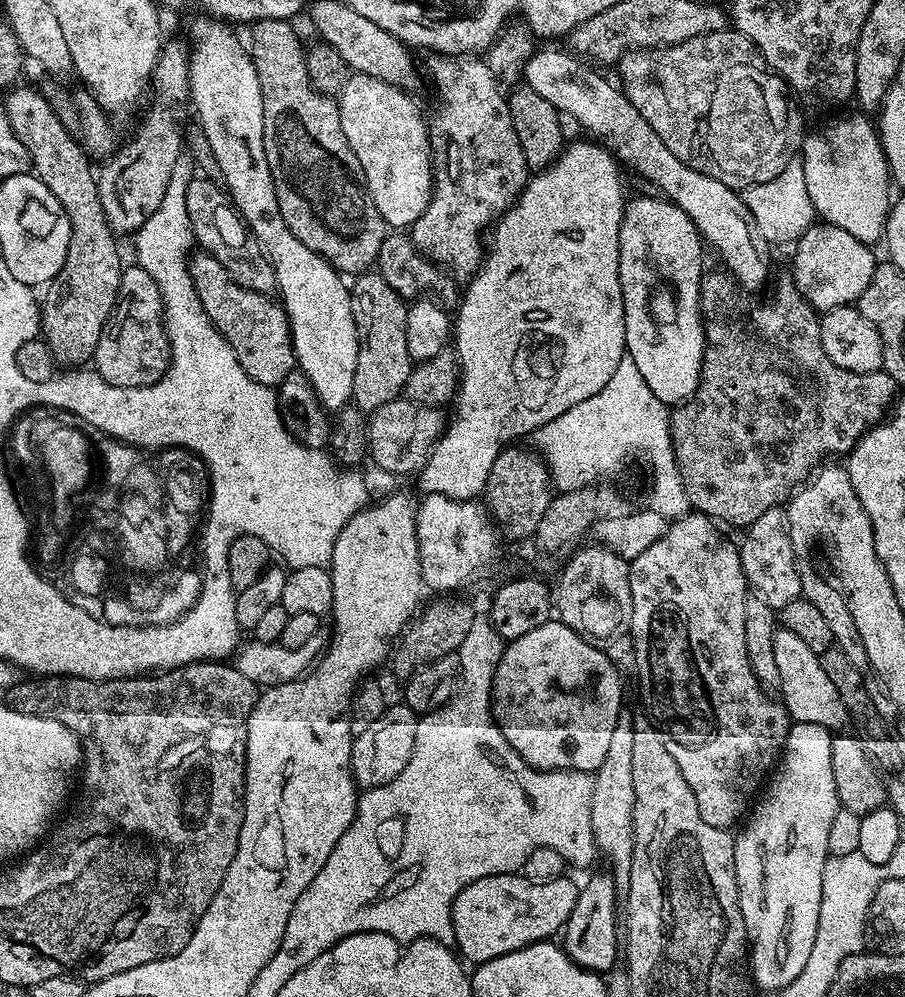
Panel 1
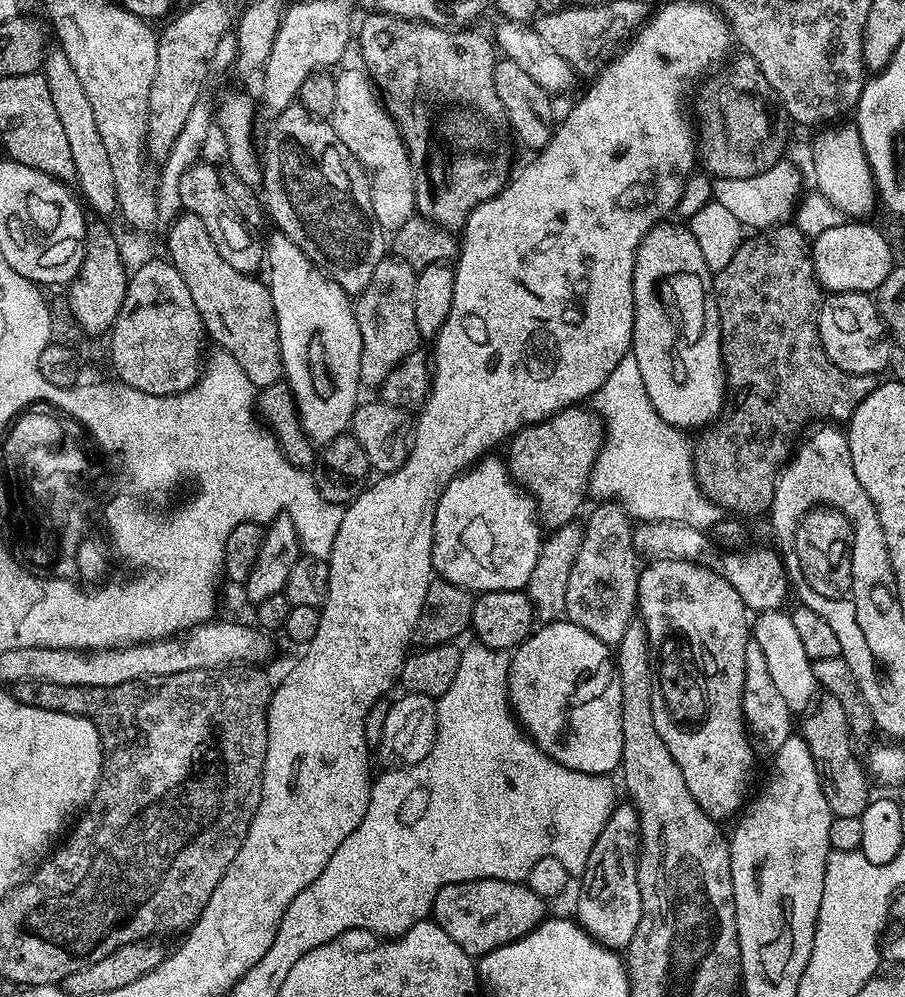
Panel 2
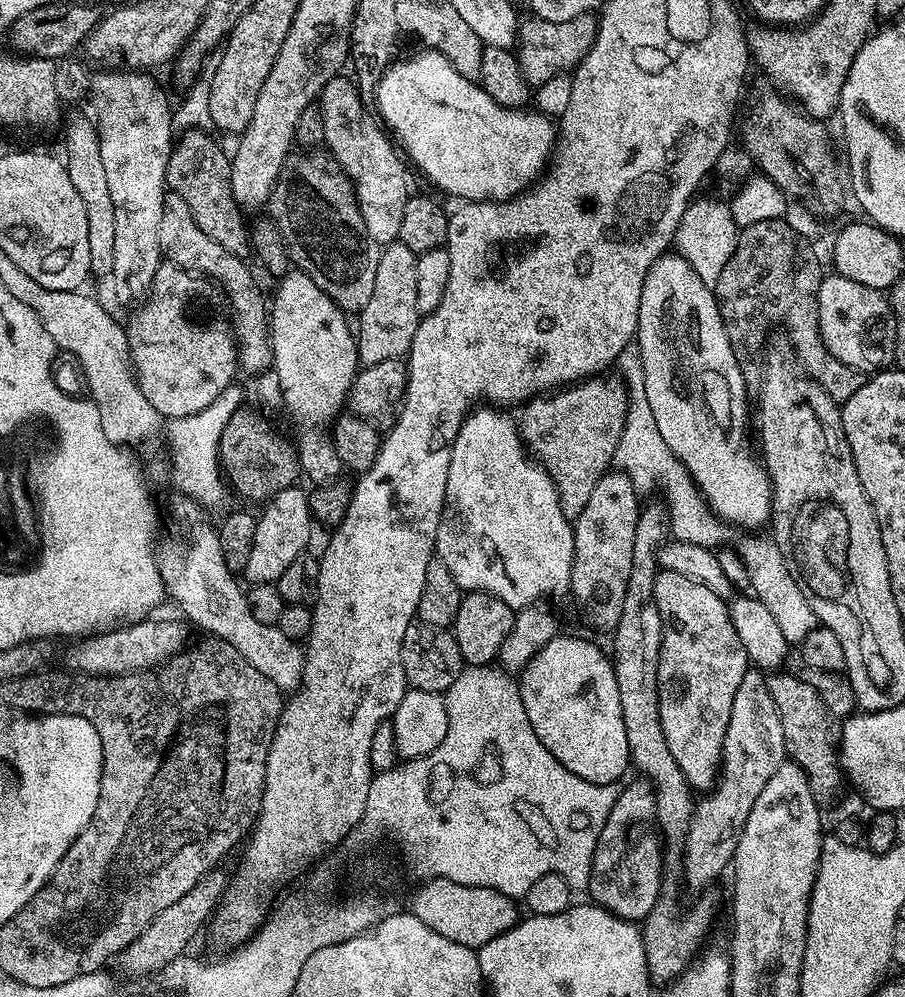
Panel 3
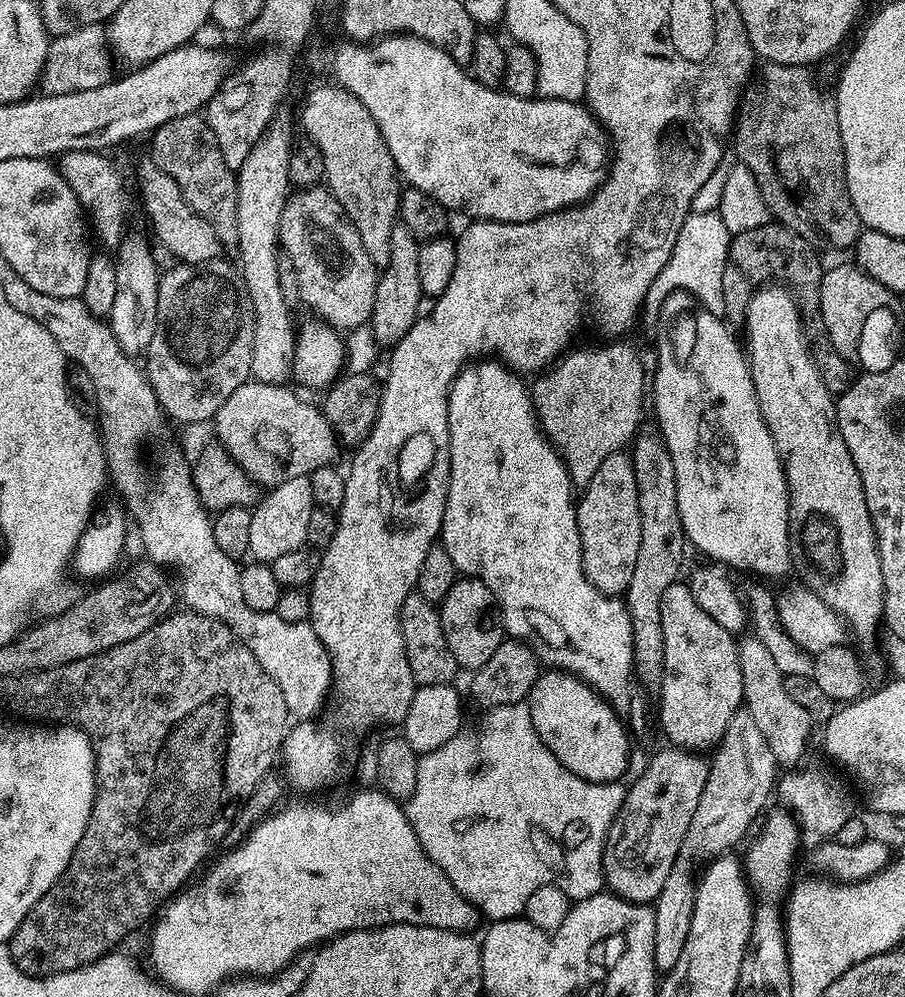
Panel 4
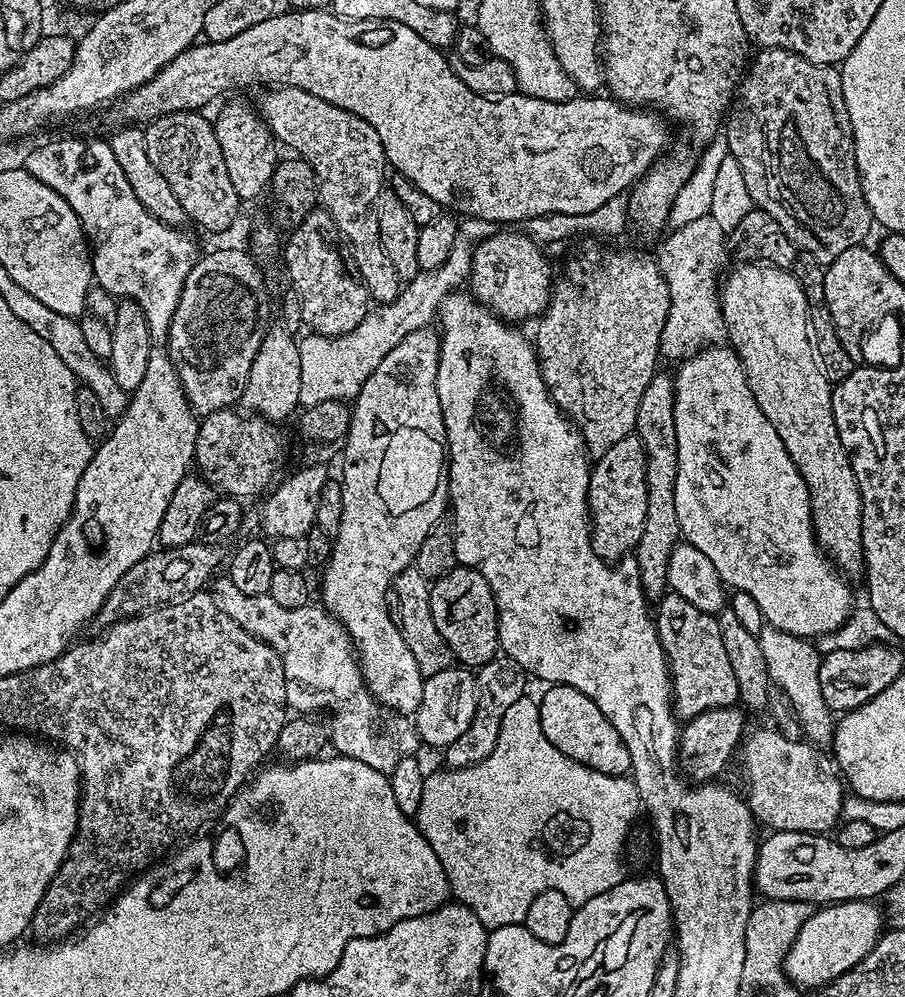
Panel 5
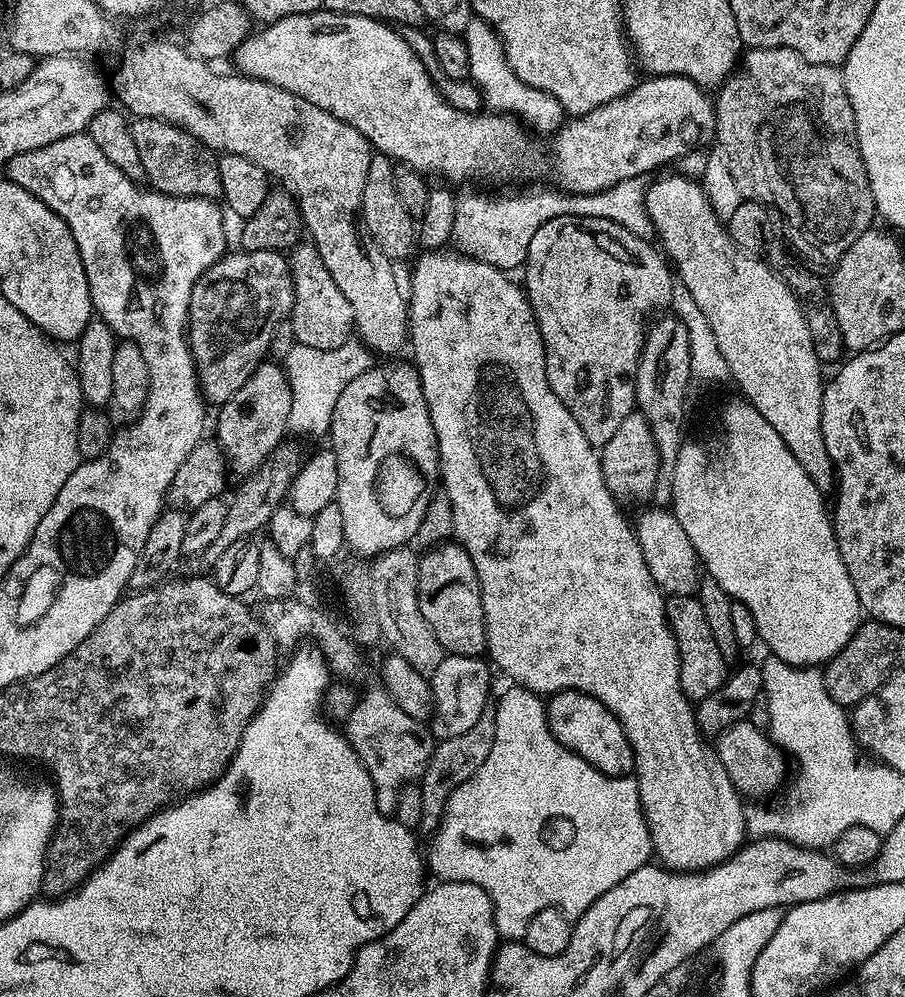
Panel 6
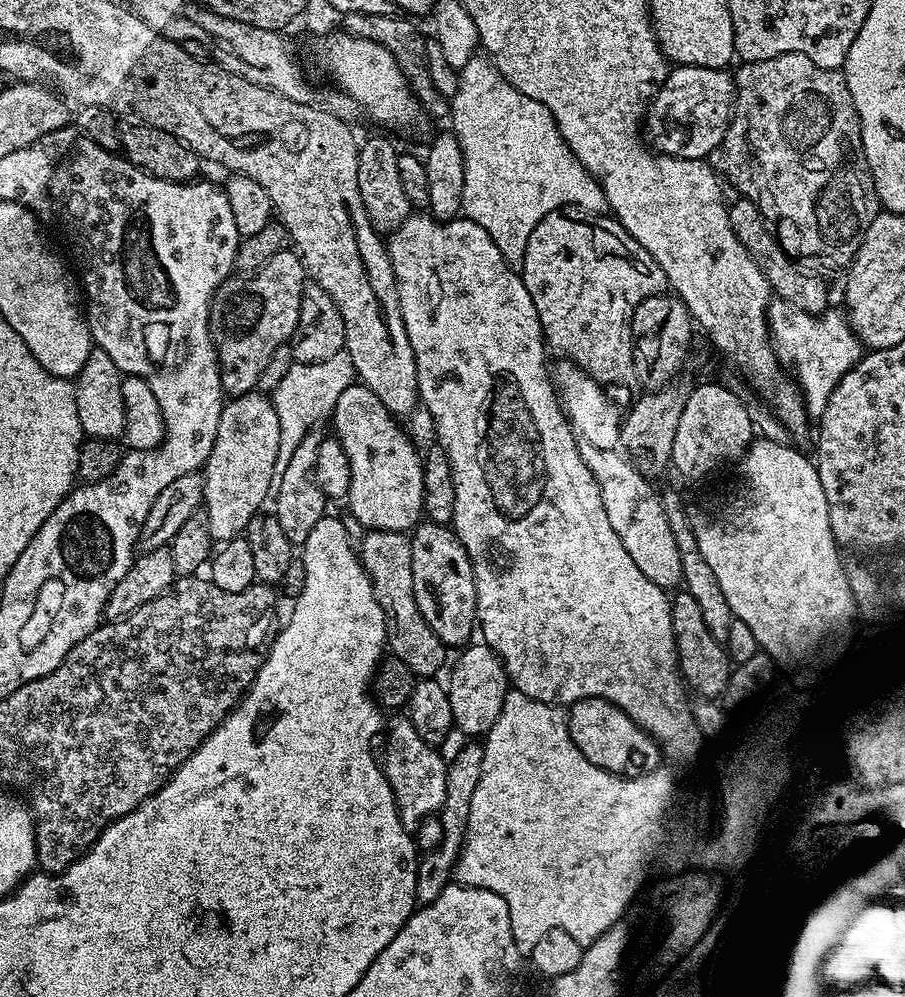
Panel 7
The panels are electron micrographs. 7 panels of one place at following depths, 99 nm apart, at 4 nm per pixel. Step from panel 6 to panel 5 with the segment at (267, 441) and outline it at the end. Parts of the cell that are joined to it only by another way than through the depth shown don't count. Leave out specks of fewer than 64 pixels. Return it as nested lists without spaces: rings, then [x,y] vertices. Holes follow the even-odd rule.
[[[283,326],[269,327],[258,346],[258,354],[254,354],[254,366],[250,366],[250,378],[242,397],[242,404],[245,404],[243,407],[249,413],[262,416],[266,420],[284,422],[292,411],[297,411],[301,390],[302,362],[297,337]]]

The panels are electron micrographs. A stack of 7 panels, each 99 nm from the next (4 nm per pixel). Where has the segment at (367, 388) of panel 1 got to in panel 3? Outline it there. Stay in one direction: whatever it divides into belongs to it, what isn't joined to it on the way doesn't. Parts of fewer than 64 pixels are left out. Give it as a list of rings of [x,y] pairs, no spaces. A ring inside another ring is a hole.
[[[402,243],[383,245],[378,258],[378,274],[374,274],[374,291],[370,302],[358,314],[356,355],[361,365],[367,366],[407,357],[414,342],[422,313],[417,310],[417,252]]]

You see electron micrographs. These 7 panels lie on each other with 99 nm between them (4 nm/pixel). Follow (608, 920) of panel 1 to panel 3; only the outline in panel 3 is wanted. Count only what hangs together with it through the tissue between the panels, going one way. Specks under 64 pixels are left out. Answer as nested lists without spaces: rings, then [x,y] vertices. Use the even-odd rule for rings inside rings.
[[[629,779],[621,787],[618,802],[614,802],[606,826],[602,826],[586,892],[592,895],[591,903],[599,904],[623,920],[643,922],[662,895],[666,848],[656,822],[656,790],[647,779],[635,779]]]

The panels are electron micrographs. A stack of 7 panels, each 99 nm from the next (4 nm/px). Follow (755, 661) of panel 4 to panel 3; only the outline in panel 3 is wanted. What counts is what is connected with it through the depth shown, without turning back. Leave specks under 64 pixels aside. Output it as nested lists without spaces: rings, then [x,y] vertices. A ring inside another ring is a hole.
[[[776,670],[768,676],[770,698],[774,698],[774,706],[778,706],[778,714],[782,718],[784,751],[787,759],[796,763],[808,775],[810,790],[817,804],[827,806],[831,800],[839,798],[840,787],[846,784],[840,753],[834,743],[834,736],[832,740],[832,732],[828,729],[828,707],[822,702],[814,686],[802,682],[799,675],[792,673],[791,676],[784,671]]]

